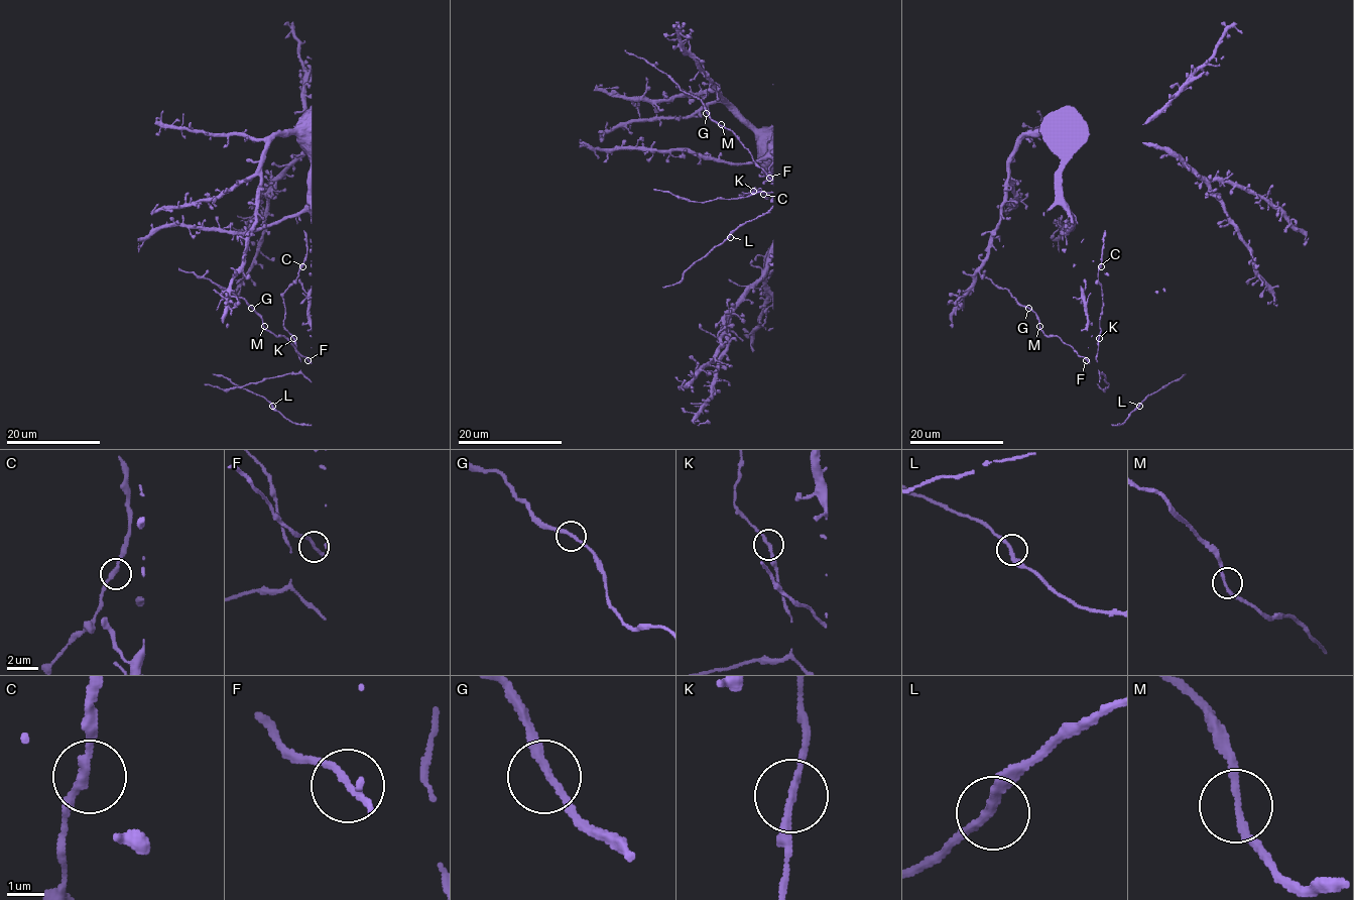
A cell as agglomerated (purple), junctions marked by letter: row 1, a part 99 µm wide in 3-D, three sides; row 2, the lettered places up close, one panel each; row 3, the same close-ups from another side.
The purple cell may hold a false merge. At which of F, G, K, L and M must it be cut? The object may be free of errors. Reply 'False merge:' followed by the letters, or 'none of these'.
False merge: none of these

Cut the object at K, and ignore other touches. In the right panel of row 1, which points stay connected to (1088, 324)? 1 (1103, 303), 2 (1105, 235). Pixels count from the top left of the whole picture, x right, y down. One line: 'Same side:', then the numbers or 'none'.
Same side: none

